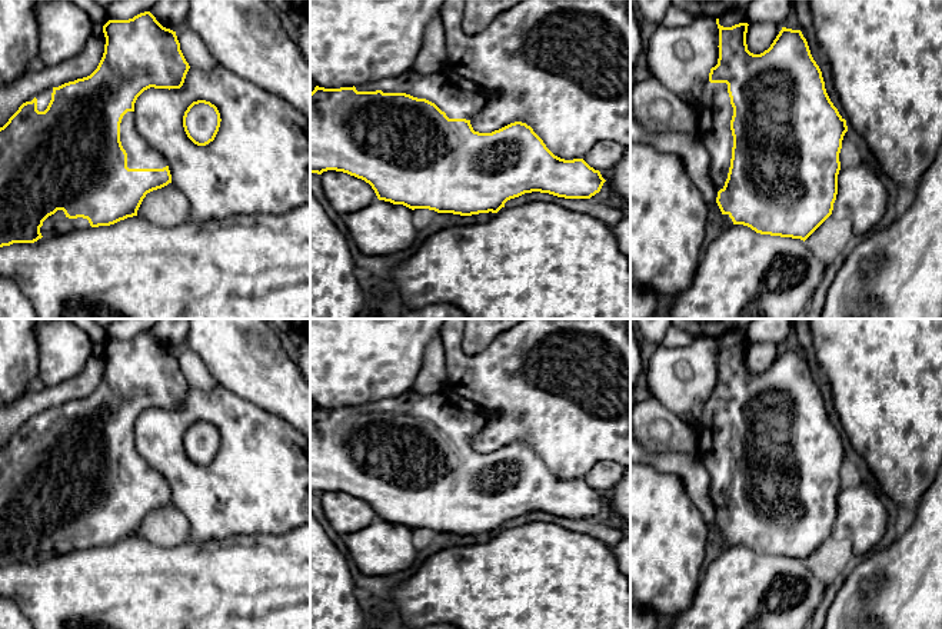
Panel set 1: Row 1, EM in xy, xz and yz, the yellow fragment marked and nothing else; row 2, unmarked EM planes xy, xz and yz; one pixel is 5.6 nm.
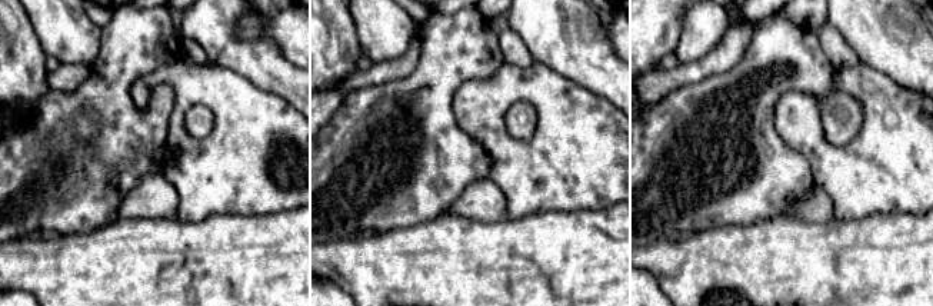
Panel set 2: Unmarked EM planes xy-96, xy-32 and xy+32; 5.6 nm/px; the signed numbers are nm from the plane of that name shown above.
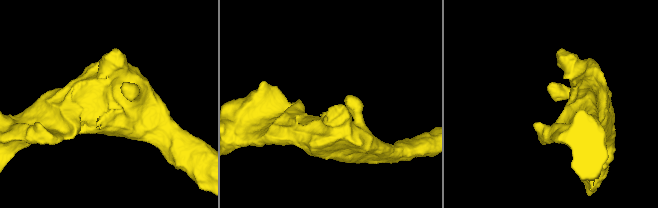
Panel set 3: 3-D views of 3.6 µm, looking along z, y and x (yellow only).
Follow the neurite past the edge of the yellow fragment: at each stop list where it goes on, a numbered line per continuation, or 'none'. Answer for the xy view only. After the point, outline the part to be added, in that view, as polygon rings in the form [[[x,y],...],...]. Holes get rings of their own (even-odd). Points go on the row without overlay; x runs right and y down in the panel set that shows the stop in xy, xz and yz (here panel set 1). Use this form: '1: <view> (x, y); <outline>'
1: xy (140, 475); [[[127,432],[120,443],[120,462],[127,473],[129,489],[163,489],[167,480],[136,450],[134,432]]]

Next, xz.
1: xz (459, 418); [[[446,387],[439,393],[420,396],[407,392],[380,403],[355,406],[357,412],[406,413],[435,423],[449,439],[472,440],[486,426],[486,412]]]

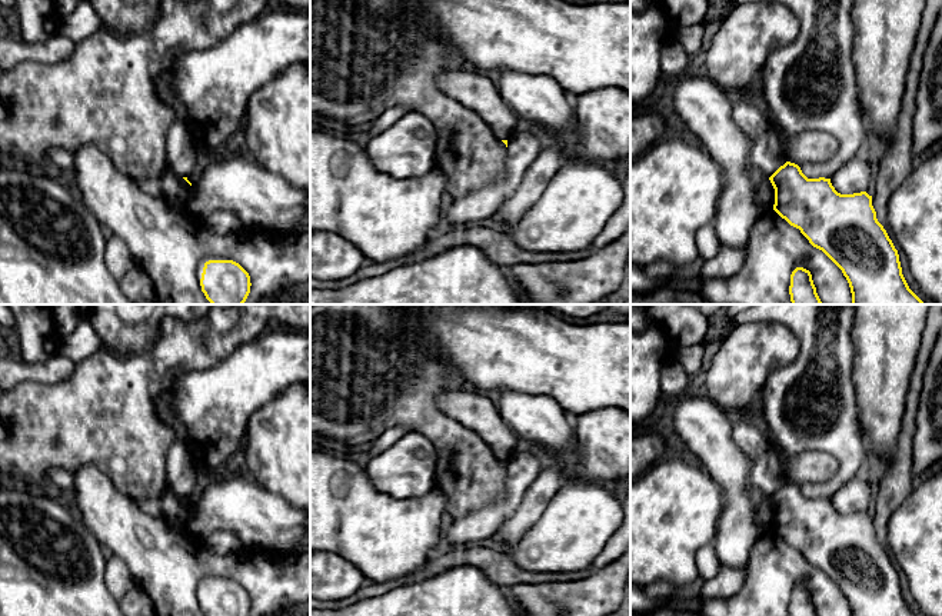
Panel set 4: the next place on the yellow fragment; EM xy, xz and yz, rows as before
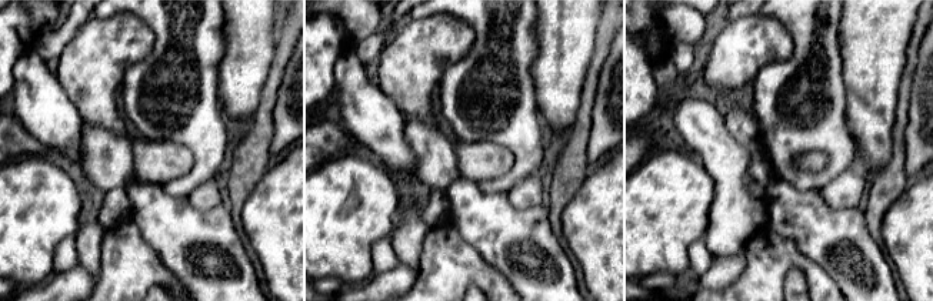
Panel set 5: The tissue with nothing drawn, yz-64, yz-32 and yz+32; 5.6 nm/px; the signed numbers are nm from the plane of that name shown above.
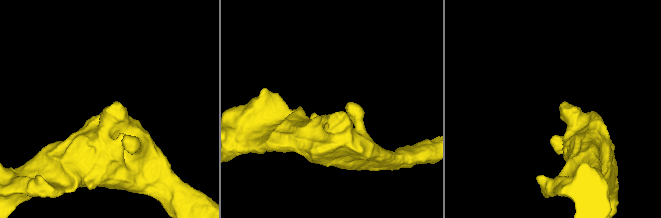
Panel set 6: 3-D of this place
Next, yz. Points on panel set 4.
none

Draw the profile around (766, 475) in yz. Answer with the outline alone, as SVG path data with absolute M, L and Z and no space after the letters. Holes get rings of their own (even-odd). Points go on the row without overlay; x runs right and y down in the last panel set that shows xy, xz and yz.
M738 419L732 423L732 437L752 465L749 473L752 490L760 490L770 497L788 479L762 423Z

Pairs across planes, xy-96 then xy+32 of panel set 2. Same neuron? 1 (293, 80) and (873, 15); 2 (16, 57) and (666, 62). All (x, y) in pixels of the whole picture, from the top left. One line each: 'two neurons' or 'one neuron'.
1: one neuron
2: two neurons

